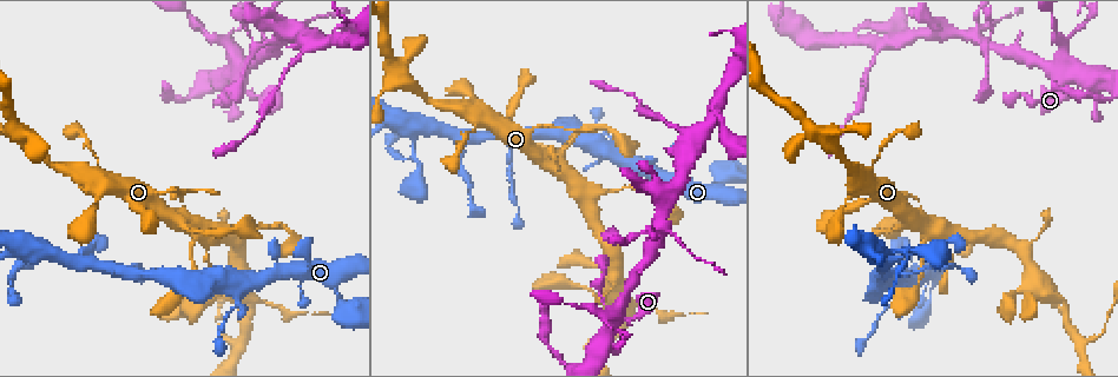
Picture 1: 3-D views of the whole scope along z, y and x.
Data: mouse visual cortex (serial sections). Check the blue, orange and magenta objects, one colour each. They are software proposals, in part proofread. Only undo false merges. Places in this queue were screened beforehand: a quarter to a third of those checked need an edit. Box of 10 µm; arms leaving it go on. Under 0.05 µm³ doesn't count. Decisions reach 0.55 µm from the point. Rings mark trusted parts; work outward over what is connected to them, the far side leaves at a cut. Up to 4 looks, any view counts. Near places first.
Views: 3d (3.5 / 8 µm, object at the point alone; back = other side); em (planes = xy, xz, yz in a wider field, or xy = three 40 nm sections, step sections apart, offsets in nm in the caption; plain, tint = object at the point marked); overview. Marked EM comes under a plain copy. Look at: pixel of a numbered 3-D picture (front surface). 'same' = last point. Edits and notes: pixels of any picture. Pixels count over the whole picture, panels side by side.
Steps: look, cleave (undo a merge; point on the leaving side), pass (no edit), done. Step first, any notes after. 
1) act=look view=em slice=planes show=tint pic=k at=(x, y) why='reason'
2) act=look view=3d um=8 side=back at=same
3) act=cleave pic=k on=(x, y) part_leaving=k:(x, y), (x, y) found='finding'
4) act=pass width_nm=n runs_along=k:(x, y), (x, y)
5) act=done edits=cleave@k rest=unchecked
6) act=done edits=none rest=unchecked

act=look view=3d um=3.5 pic=1 at=(461, 136) why='two arms in line, one across'

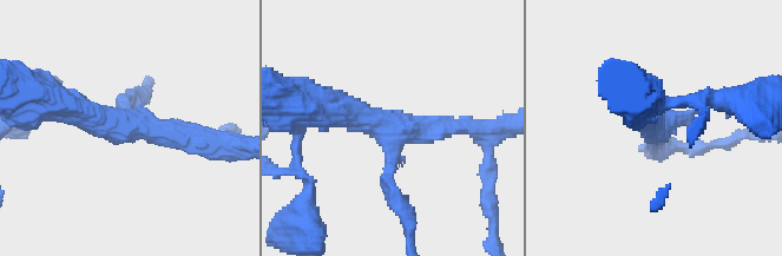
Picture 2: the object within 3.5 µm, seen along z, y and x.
act=look view=em slice=planes show=tint pic=2 at=(392, 132) arms=3 arm_widths_nm=150,250,400

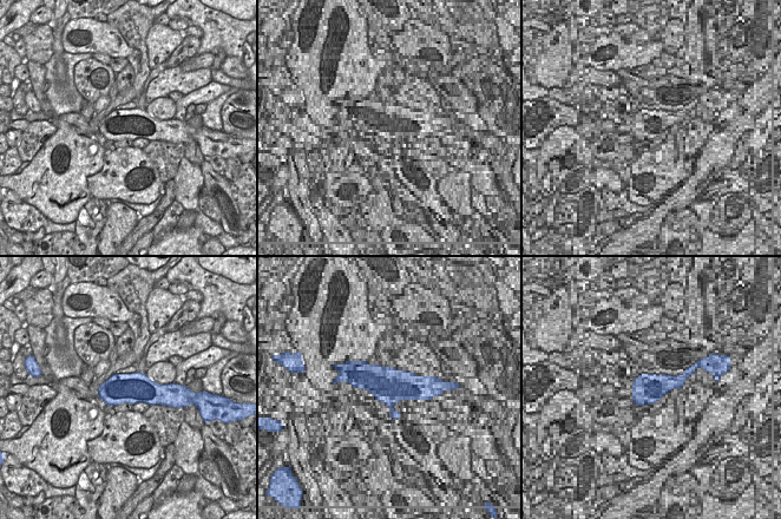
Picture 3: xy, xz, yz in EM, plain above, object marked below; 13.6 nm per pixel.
act=pass runs_along=2:(208, 143), (103, 124), (56, 103) found='continuous, no second cell'

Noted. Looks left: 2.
act=look view=3d um=3.5 pic=1 at=(238, 79) why='sudden change in width'

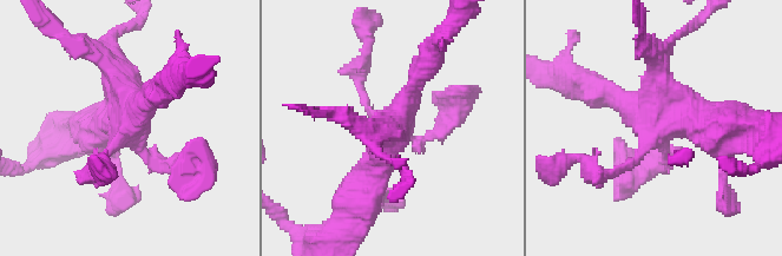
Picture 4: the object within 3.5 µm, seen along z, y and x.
act=pass runs_along=4:(651, 163), (669, 159), (657, 130), (597, 90) found='one cell here'

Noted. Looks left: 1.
act=done edits=none rest=unchecked

